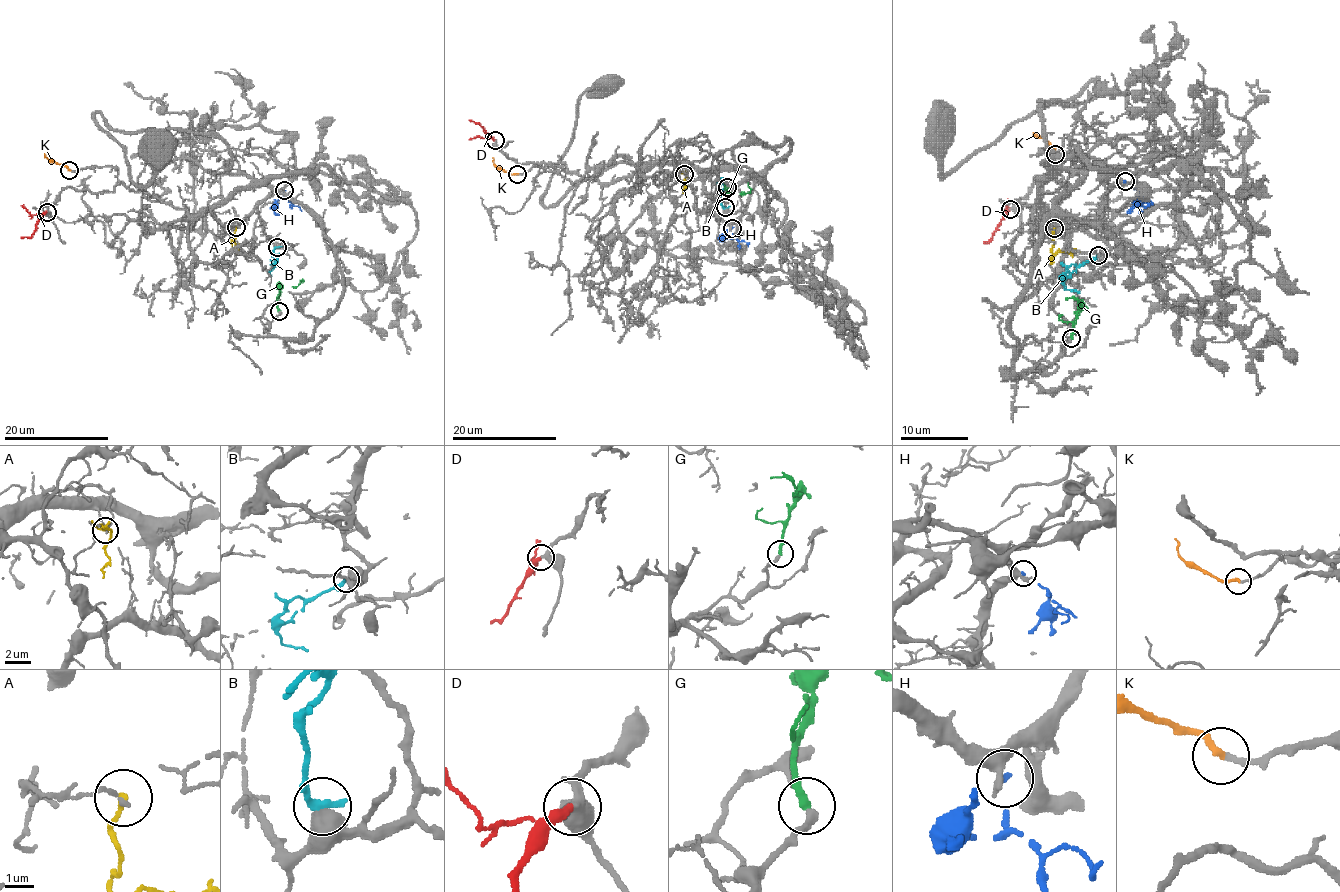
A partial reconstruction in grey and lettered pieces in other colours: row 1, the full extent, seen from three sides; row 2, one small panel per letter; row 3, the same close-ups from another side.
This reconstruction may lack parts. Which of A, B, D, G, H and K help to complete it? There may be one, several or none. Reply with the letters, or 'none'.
D, G, K

